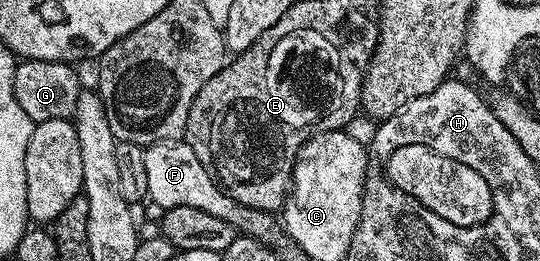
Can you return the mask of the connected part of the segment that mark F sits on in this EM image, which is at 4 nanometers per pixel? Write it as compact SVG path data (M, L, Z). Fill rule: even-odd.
M186 140L150 145L143 151L143 159L147 175L147 194L154 206L162 210L178 205L197 207L209 215L217 215L217 219L229 223L240 234L264 243L270 242L270 237L275 233L271 226L272 214L262 213L260 209L250 209L248 205L239 205L229 194L223 192L223 186L211 176L201 159L197 159L193 147Z

